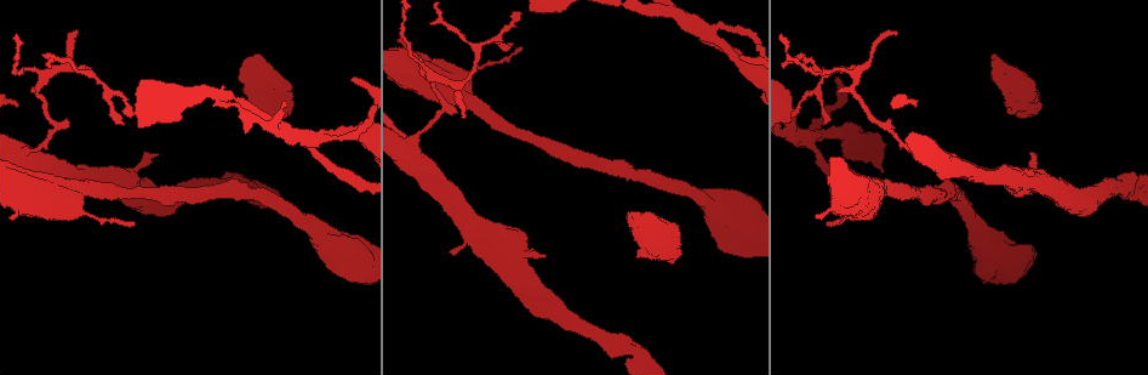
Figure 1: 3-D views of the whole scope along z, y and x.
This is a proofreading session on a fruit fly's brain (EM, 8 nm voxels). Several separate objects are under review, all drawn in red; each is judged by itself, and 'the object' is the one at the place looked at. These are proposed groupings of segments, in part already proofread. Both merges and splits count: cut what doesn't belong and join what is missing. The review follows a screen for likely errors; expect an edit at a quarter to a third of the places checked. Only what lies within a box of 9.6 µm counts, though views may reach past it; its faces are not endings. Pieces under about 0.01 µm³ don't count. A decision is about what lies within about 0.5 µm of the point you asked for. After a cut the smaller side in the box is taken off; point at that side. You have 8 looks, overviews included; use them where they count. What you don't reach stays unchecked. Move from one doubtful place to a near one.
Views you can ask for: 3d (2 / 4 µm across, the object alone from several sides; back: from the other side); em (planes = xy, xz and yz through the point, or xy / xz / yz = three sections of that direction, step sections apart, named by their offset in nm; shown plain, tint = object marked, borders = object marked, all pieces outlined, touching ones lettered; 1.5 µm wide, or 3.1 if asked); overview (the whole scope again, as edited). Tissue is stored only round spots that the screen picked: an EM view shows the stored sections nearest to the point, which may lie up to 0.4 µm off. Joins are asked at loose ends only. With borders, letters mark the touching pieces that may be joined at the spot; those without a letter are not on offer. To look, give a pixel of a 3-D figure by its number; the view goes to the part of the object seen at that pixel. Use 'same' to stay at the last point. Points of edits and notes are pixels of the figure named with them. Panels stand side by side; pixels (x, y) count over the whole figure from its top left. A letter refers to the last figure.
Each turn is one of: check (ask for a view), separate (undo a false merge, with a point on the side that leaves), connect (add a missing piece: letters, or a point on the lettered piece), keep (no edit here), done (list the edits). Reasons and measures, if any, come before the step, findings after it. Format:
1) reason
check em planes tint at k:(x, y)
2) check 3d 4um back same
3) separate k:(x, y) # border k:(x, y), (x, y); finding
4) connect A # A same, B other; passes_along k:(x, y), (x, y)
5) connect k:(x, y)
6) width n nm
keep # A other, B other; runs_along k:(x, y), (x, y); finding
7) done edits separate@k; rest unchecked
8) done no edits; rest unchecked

an open end
check 3d 2um at 1:(512, 42)

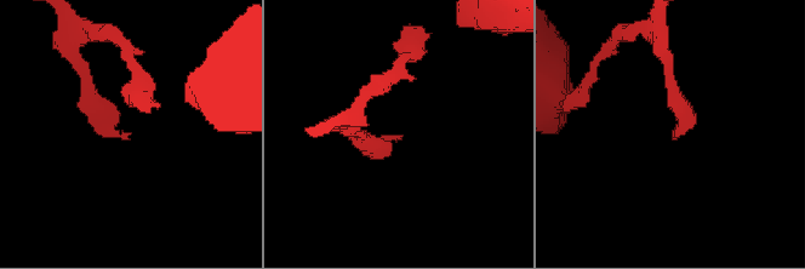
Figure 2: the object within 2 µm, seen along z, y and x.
need the tissue
check em planes borders at 2:(400, 135)

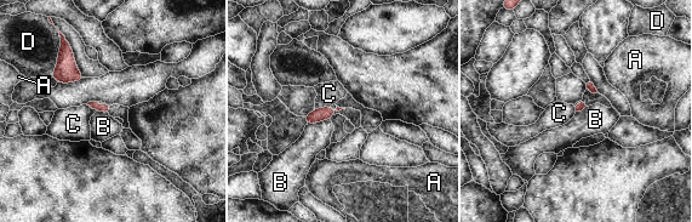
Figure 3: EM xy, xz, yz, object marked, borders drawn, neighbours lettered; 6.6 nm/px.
keep # A other, B other, C other, D other; border 3:(330, 106), (315, 109); none of them fits

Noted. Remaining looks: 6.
abrupt turn
check 3d 4um at 1:(862, 69)

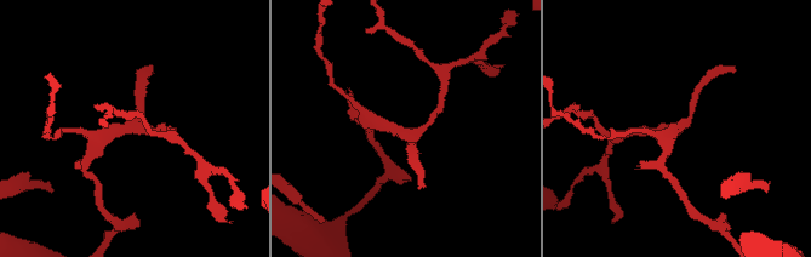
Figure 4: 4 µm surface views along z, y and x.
check em xy step 4 tint at 4:(420, 131)

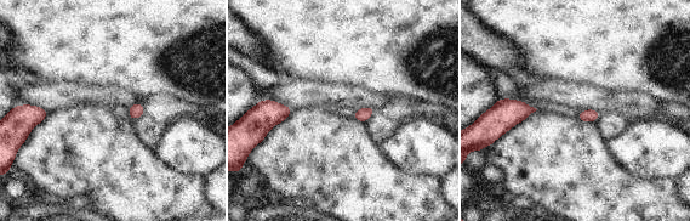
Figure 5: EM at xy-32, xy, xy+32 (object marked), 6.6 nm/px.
check em planes borders same

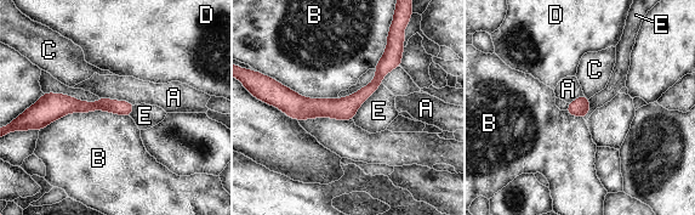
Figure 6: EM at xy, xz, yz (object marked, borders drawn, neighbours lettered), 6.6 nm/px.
arms 3
keep # A other, B other, C other, D other, E other; border 6:(381, 83), (352, 119); one neuron here

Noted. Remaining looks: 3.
check em planes borders at 1:(697, 28)

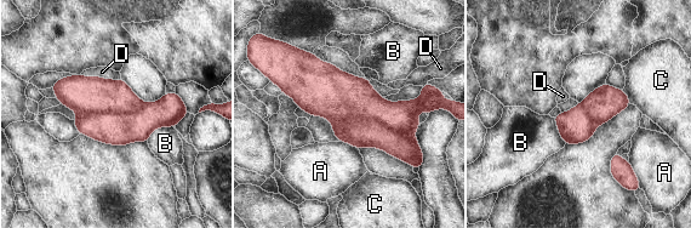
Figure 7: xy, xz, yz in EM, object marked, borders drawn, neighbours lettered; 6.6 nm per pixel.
separate 7:(336, 95) # A other, B other, C other, D other; part_leaving 7:(279, 83), (380, 109), (417, 107); a second neuron is stuck on

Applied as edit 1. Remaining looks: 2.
done edits separate@7; rest unchecked

